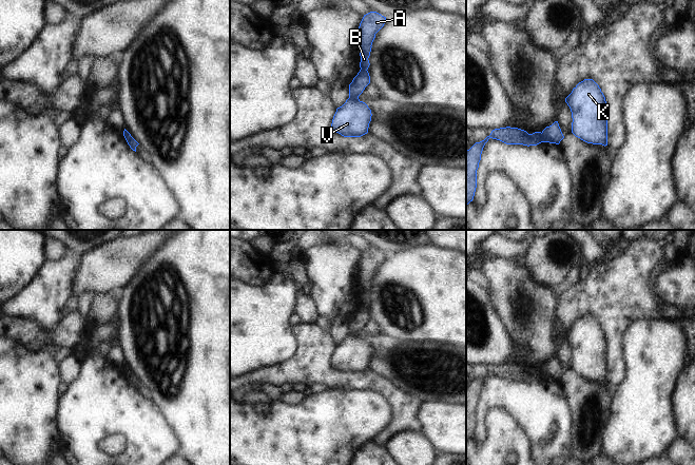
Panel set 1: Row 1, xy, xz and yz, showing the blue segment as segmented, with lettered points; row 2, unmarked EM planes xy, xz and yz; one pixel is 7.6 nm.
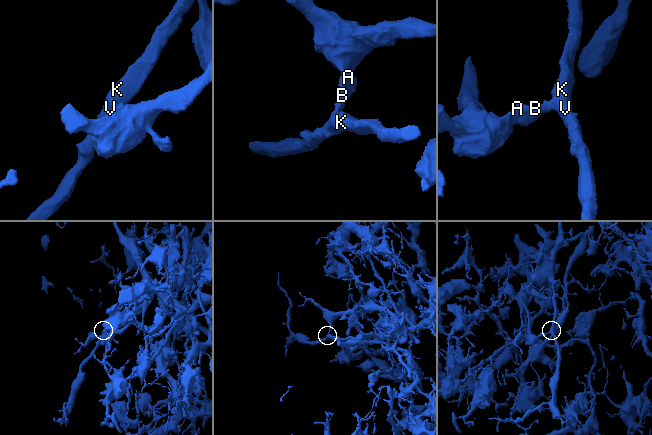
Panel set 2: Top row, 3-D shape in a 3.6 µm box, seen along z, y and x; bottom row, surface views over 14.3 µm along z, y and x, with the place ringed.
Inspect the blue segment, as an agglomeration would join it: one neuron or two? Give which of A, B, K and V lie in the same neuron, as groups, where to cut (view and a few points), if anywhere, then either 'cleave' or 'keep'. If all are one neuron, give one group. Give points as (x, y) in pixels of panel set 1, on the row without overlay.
A B / K V | yz (541, 369), (543, 378) | cleave

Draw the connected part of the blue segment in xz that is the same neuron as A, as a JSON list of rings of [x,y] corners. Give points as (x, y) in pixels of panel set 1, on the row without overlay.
[[[370,248],[364,251],[356,272],[361,292],[361,306],[368,306],[370,302],[368,294],[370,292],[372,278],[375,270],[384,263],[385,258],[386,253],[377,248]]]

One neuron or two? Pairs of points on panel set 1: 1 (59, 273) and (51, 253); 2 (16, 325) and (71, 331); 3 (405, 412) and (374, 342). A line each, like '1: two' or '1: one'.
1: two
2: one
3: two

